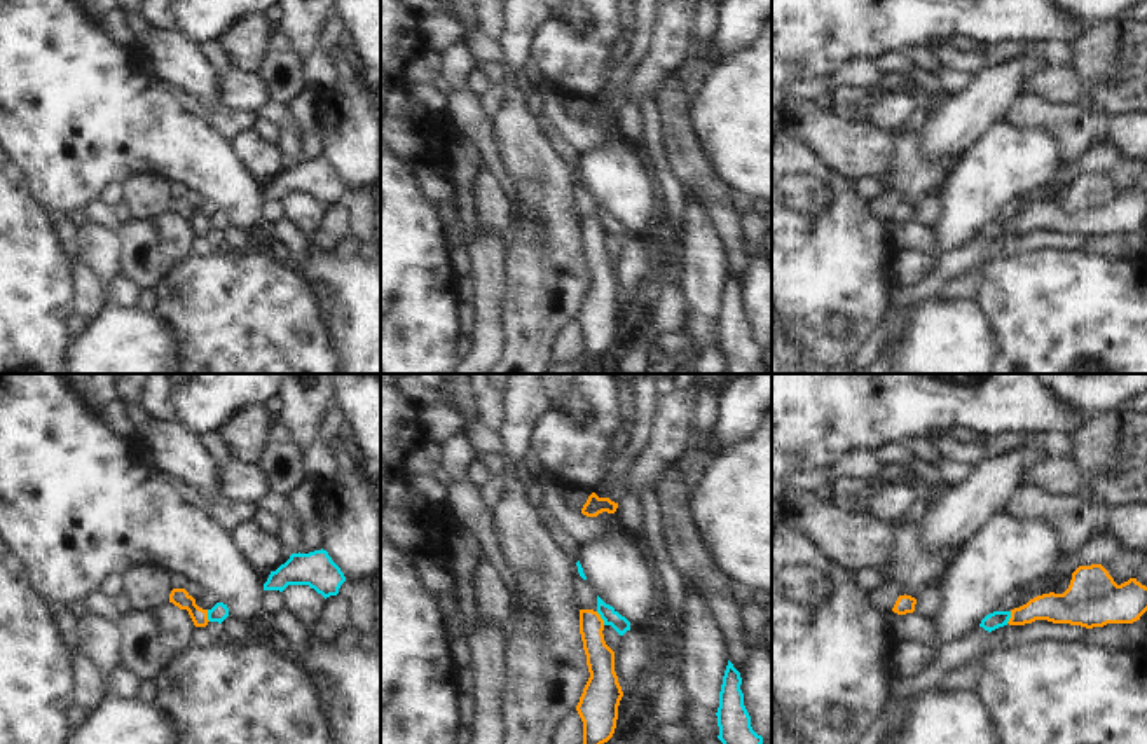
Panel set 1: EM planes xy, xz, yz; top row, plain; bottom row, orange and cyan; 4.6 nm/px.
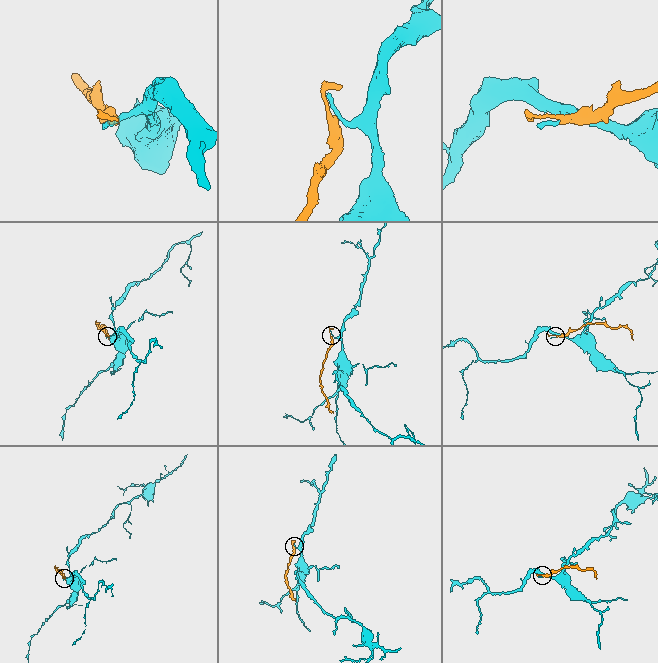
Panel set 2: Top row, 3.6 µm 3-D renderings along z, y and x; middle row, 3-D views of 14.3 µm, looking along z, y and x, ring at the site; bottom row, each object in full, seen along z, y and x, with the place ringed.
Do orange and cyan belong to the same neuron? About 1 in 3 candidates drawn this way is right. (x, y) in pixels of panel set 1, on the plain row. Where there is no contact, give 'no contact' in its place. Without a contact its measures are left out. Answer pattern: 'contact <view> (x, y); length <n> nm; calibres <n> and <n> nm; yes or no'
contact xz (601, 227); length 80 nm; calibres 130 and 80 nm; no

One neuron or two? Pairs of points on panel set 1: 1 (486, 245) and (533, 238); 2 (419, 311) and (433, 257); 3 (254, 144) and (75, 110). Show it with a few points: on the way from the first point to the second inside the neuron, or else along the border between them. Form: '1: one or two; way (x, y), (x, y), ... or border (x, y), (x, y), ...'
1: two; border (503, 254), (505, 296)
2: one; way (419, 297), (419, 271)
3: two; border (229, 142), (238, 159), (254, 177)

